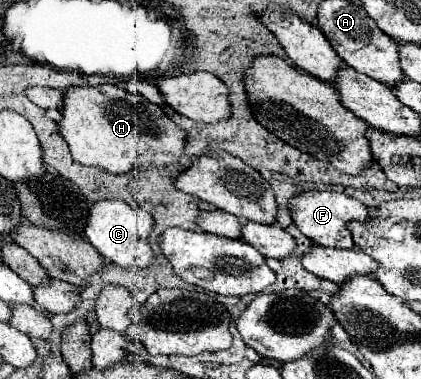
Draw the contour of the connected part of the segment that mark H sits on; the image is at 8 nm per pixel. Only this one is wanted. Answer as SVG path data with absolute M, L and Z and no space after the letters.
M111 83L69 87L63 95L57 131L67 141L75 161L101 167L109 173L129 173L135 167L149 167L151 163L177 163L185 145L185 131L181 131L159 105L153 105L139 95L131 95Z

